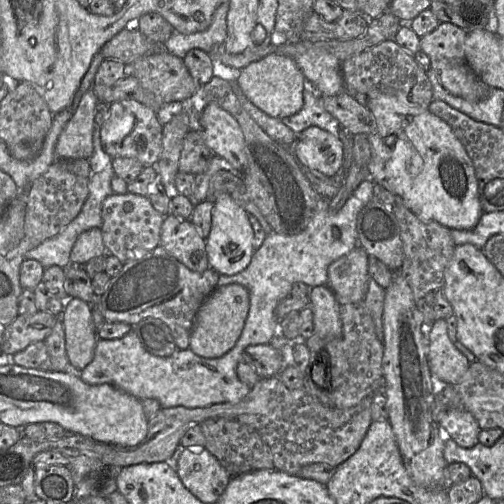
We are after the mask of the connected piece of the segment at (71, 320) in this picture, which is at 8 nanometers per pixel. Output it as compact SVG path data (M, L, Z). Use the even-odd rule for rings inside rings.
M69 297L61 315L66 352L70 364L83 370L94 358L98 334L92 318L92 304Z

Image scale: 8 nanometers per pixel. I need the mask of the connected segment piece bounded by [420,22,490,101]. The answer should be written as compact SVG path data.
M440 22L435 30L421 37L420 48L430 58L431 69L446 90L468 101L479 101L488 95L490 87L475 74L466 60L466 36L467 32L464 29L451 23Z

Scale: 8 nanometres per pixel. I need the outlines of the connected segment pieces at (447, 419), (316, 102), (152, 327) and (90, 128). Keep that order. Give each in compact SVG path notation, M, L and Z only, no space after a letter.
M447 410L438 422L451 438L463 448L472 448L479 443L481 428L473 415L465 410Z
M306 79L303 95L301 110L295 115L281 119L282 122L296 134L311 126L326 130L327 125L335 118L324 108L314 89L310 85L307 86Z
M145 318L132 329L144 348L155 356L168 357L178 349L169 327L159 319Z
M93 89L84 93L70 120L59 135L55 153L58 159L87 159L93 154L95 110L98 98Z

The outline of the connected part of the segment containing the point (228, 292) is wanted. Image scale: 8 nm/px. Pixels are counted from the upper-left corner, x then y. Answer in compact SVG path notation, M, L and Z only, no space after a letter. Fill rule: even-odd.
M233 283L216 287L199 308L190 334L189 348L204 358L219 358L231 350L239 339L248 315L249 291Z

